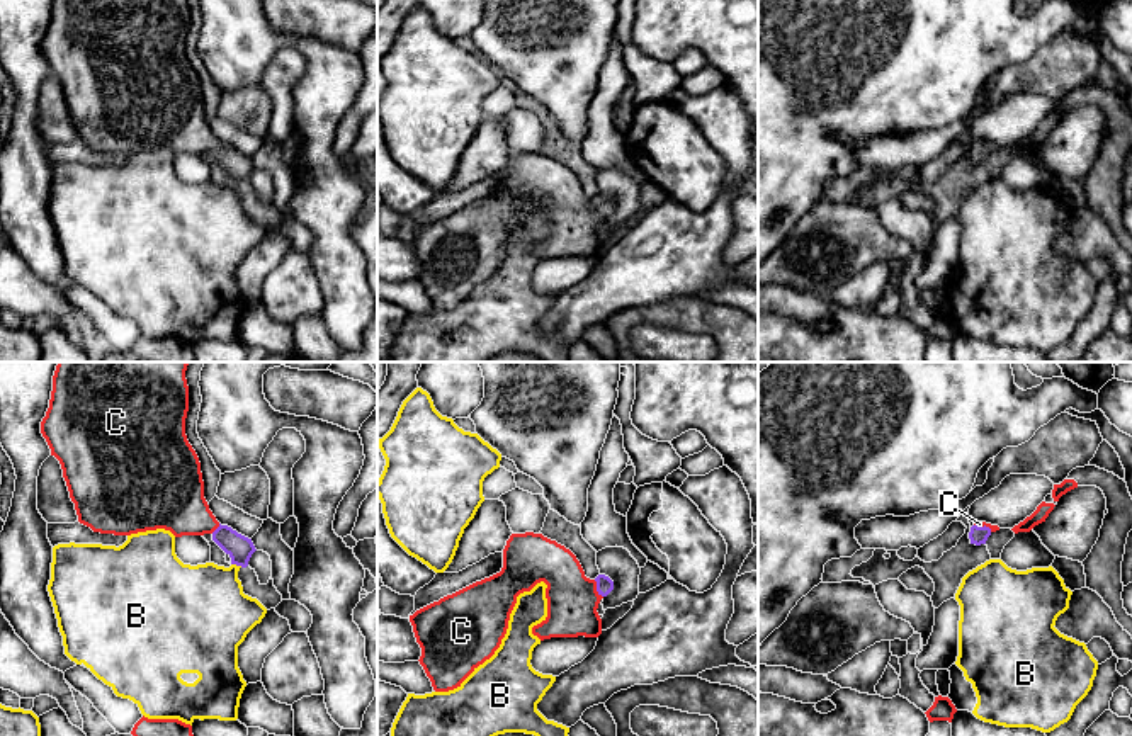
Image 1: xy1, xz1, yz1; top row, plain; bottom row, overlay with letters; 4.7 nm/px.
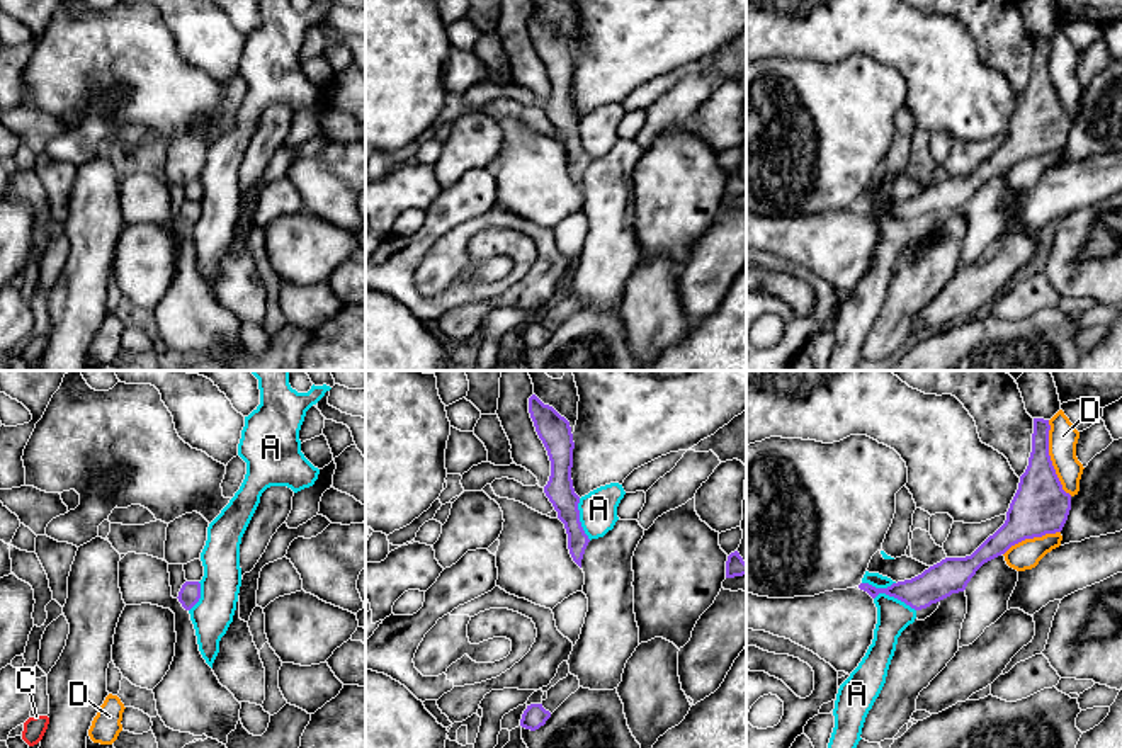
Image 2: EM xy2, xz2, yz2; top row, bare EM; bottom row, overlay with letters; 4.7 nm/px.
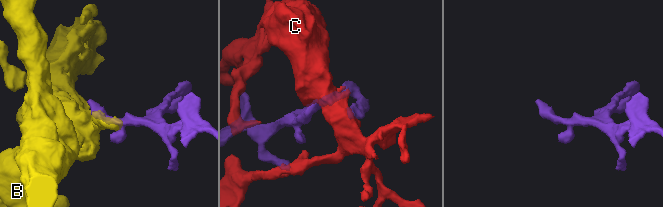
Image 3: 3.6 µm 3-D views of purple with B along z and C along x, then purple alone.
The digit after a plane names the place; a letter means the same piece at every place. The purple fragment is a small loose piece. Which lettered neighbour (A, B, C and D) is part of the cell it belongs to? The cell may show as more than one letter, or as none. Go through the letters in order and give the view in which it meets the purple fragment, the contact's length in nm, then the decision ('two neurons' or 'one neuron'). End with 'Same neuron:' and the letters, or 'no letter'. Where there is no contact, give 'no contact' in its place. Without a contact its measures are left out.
A: contact in xz2; length 200 nm; two neurons
B: contact in xy1; length 60 nm; two neurons
C: contact in xz1; length 100 nm; one neuron
D: contact in yz2; length 380 nm; two neurons
Same neuron: C

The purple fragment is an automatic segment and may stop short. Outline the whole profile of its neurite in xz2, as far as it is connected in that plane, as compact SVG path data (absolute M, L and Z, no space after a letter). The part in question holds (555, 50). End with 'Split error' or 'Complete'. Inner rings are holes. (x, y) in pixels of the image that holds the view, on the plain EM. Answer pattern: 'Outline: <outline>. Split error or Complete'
Outline: M536 14L529 17L529 32L551 80L551 95L544 112L564 143L570 173L581 187L590 158L580 141L580 116L575 112L571 99L575 61L570 41Z. Complete

